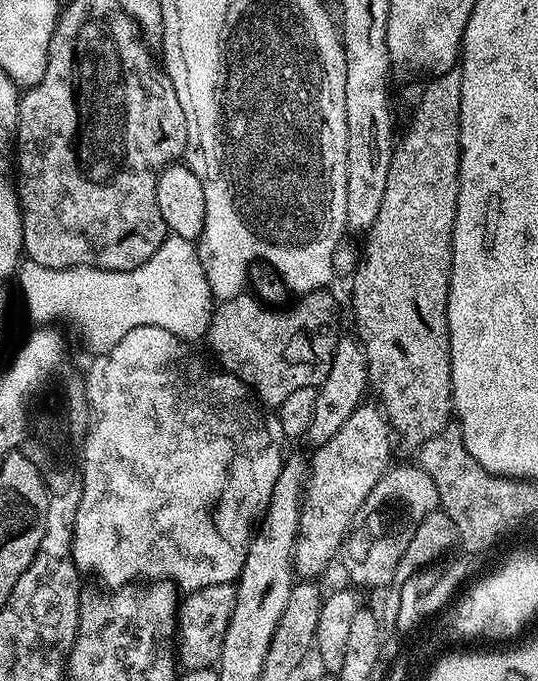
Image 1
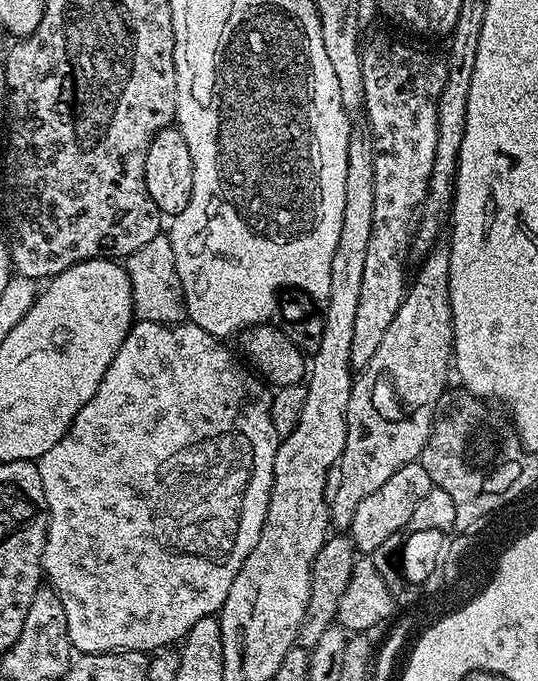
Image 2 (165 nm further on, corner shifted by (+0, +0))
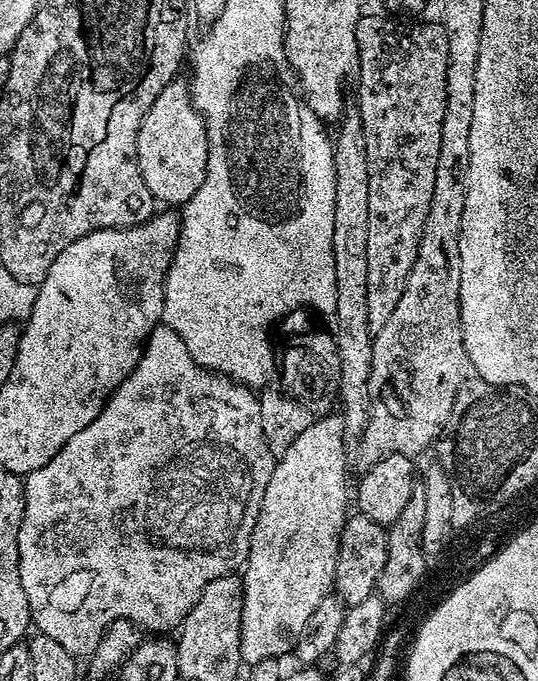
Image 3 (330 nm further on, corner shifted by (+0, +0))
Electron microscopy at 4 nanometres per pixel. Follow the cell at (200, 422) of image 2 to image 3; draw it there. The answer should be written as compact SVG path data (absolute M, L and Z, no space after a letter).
M163 326L153 328L152 333L142 345L140 361L134 366L134 370L130 370L128 377L112 391L112 396L104 404L98 418L94 418L94 422L90 422L90 426L78 430L78 434L74 434L74 438L70 438L70 442L66 442L66 446L62 446L62 450L58 450L58 454L54 454L54 458L50 458L50 462L46 462L46 466L42 466L23 477L24 513L22 514L22 526L18 530L18 570L22 578L22 590L26 590L26 602L30 606L35 631L46 638L54 638L54 642L59 642L66 650L70 650L72 656L88 658L98 650L98 642L103 638L104 631L110 626L110 622L115 620L134 622L148 634L168 634L171 633L168 632L171 628L172 631L179 629L180 625L184 623L186 614L190 614L194 602L198 602L198 598L202 598L202 590L206 590L206 586L210 586L210 582L214 582L214 578L230 576L243 569L250 550L250 538L254 534L254 522L258 522L258 514L262 506L262 494L266 494L266 482L270 482L270 474L274 470L276 462L277 457L272 455L270 446L266 446L266 434L262 434L262 406L260 405L259 395L244 384L231 380L229 376L224 376L221 372L214 372L210 368L204 368L196 362L190 354L190 350L186 350L186 342L182 342L182 338L178 338L178 334L174 334L174 330Z

